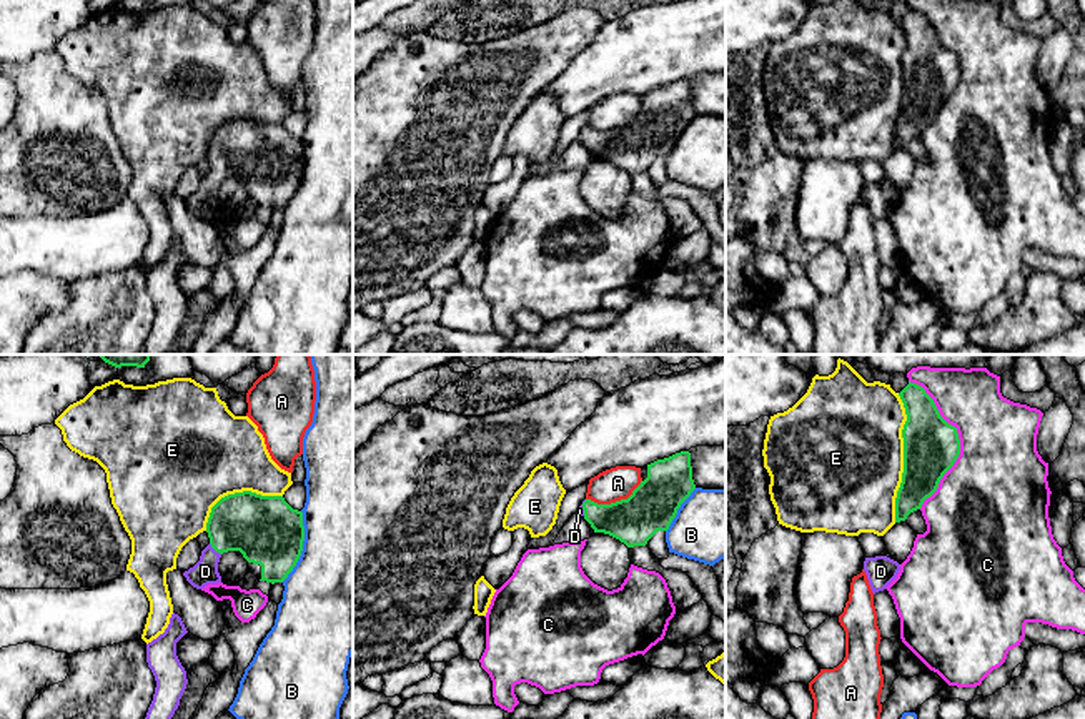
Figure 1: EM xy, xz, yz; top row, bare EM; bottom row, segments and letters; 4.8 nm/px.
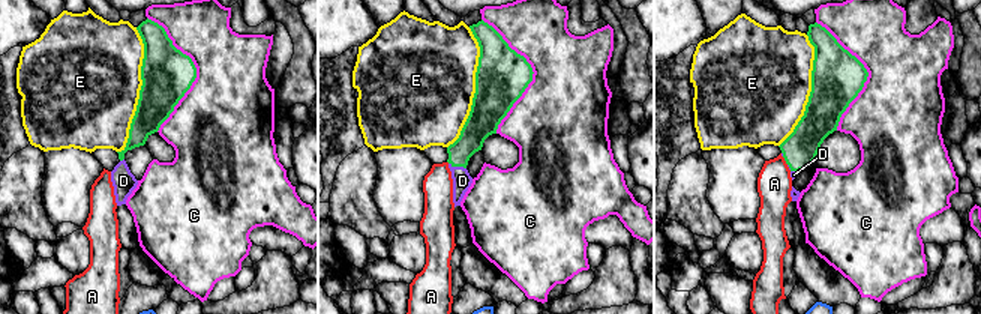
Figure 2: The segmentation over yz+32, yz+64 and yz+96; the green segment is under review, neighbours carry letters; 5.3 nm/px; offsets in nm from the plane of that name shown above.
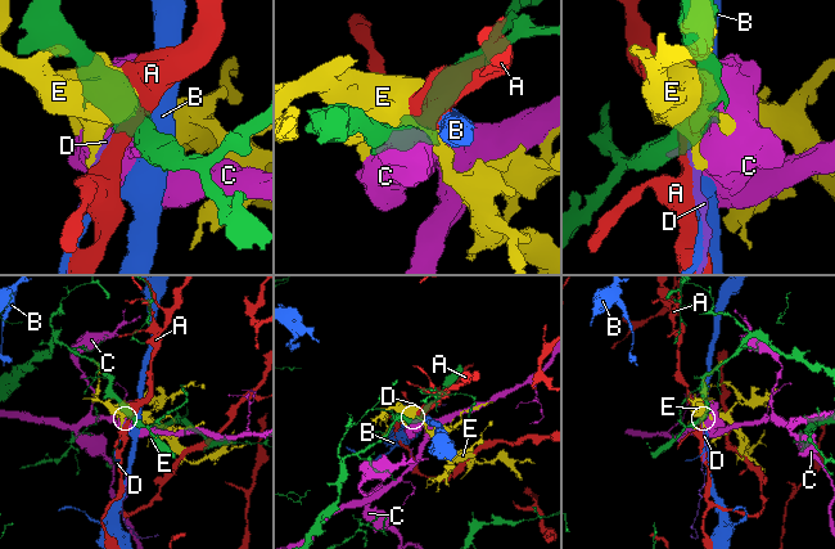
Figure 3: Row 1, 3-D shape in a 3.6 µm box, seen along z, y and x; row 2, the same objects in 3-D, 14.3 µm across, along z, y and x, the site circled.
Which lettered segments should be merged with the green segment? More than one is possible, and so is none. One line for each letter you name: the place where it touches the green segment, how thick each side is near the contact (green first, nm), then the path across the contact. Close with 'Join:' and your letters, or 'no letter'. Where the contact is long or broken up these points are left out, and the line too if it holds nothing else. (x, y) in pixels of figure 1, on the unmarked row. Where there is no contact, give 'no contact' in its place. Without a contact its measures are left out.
D: meets green in xy at (215, 177); 320 nm thick on the green side, 120 nm on the other; runs through xy (262, 155), (237, 155), (215, 177), (205, 198)
Join: D

